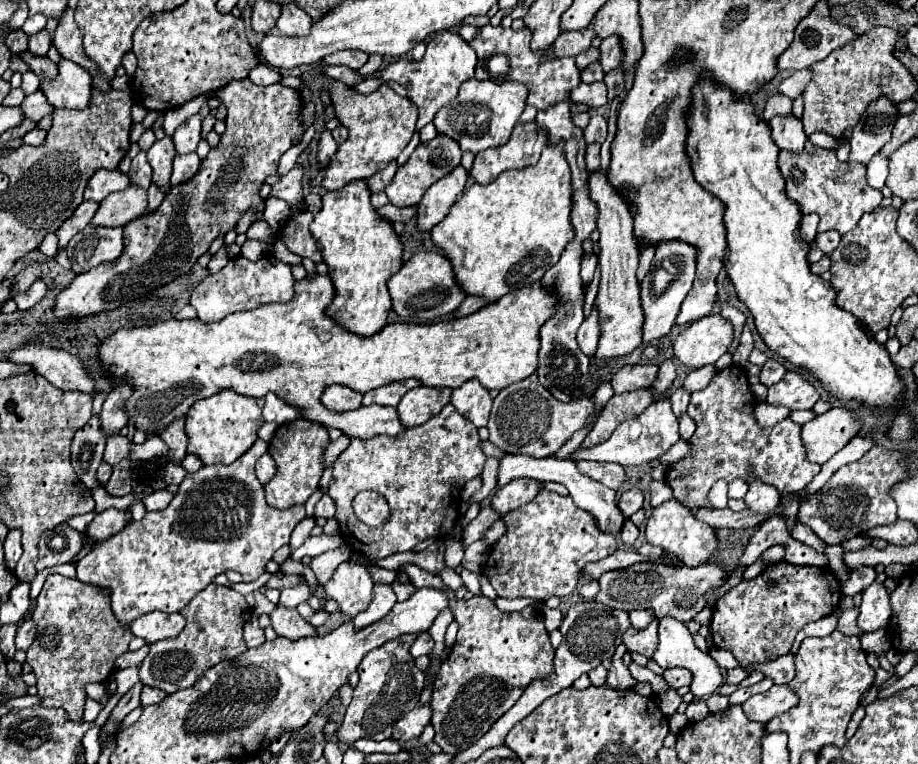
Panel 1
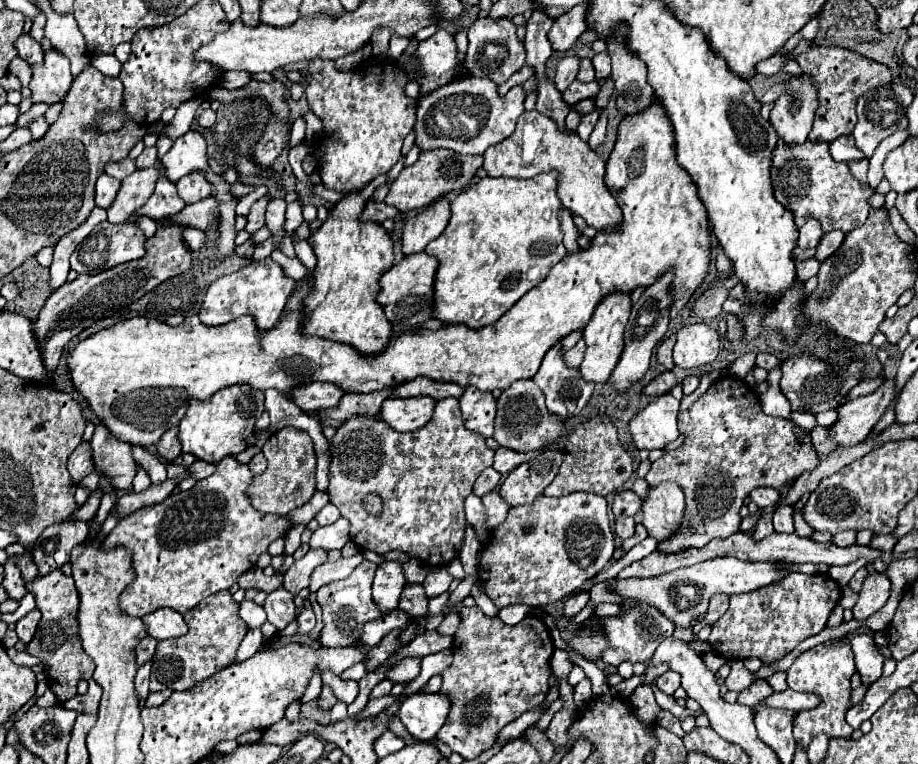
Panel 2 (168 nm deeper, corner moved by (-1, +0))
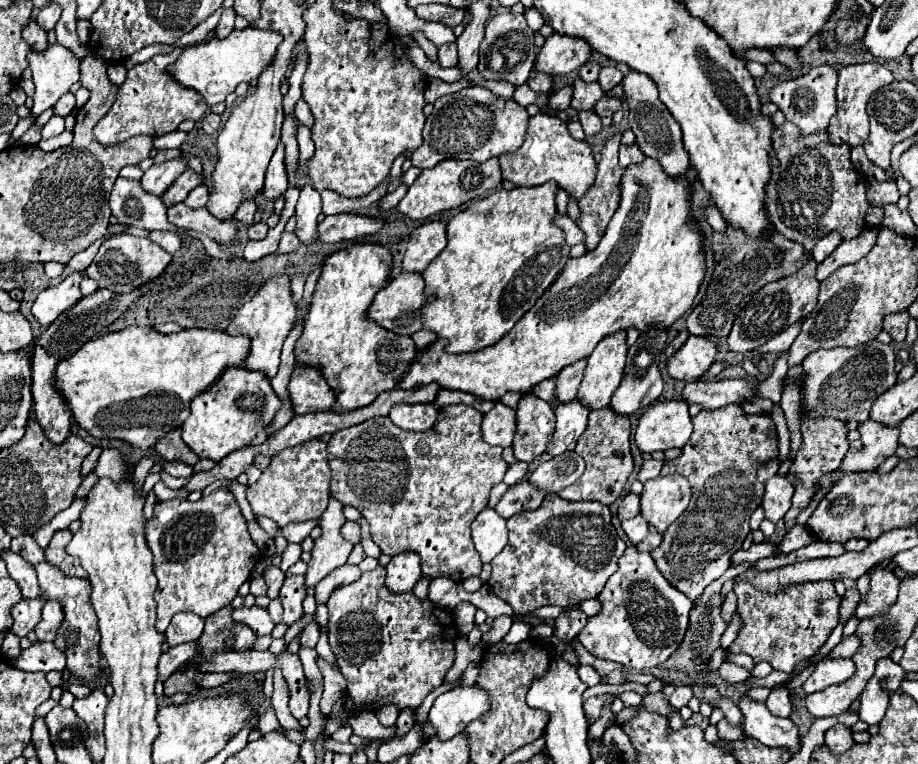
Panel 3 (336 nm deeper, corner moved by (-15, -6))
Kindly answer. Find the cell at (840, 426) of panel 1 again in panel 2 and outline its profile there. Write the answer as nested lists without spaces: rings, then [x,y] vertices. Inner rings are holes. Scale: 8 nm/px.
[[[886,379],[874,393],[870,395],[864,395],[864,397],[858,397],[854,401],[848,401],[844,403],[840,409],[836,409],[838,413],[838,421],[830,427],[814,427],[810,431],[810,437],[814,441],[814,447],[818,451],[818,455],[826,457],[830,455],[834,449],[838,447],[852,447],[852,445],[858,445],[862,439],[866,439],[872,431],[872,427],[876,425],[876,421],[882,417],[886,405],[894,399],[894,381],[892,379]]]

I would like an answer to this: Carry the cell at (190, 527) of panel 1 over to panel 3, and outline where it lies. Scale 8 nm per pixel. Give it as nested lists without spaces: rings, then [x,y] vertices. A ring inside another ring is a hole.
[[[226,489],[212,491],[210,495],[202,497],[202,499],[196,501],[196,503],[192,503],[192,501],[188,501],[188,499],[172,499],[172,501],[160,501],[160,503],[156,503],[156,507],[154,507],[154,517],[146,523],[146,541],[148,541],[150,551],[154,553],[154,573],[156,573],[156,579],[158,579],[158,587],[156,587],[156,631],[160,631],[160,633],[166,631],[172,615],[176,615],[176,613],[180,613],[180,611],[192,611],[192,613],[196,613],[198,617],[208,617],[208,615],[220,611],[222,607],[226,607],[226,605],[238,595],[238,587],[240,587],[244,581],[250,579],[250,569],[262,559],[260,549],[258,549],[258,547],[252,543],[252,539],[250,539],[248,525],[246,525],[242,513],[240,513],[240,507],[238,507],[234,495],[232,495],[230,491],[226,491]]]

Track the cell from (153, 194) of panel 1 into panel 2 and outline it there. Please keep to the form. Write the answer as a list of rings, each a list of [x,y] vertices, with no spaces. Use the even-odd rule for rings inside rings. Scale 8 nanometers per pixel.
[[[140,215],[140,217],[136,217],[134,225],[136,225],[136,227],[140,227],[140,229],[144,231],[144,235],[146,235],[146,237],[152,237],[152,235],[156,233],[158,221],[154,221],[154,219],[150,219],[150,217],[144,217],[144,215]]]

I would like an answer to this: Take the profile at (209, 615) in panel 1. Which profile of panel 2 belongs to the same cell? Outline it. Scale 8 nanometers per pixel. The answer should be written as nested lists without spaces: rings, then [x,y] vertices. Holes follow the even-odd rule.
[[[224,589],[206,597],[194,609],[184,613],[188,633],[170,641],[162,641],[156,647],[150,675],[150,691],[162,691],[164,687],[172,691],[186,691],[192,689],[196,683],[208,679],[212,673],[234,663],[238,645],[248,631],[248,625],[240,619],[238,611],[240,605],[232,599],[232,593]]]

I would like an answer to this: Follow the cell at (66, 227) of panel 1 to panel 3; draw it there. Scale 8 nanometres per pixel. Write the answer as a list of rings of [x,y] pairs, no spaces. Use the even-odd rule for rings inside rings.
[[[72,273],[66,281],[62,281],[54,289],[44,289],[38,293],[34,305],[32,305],[32,315],[40,323],[40,327],[50,327],[54,319],[58,319],[62,313],[72,309],[80,299],[82,293],[78,289],[82,281],[80,273]]]

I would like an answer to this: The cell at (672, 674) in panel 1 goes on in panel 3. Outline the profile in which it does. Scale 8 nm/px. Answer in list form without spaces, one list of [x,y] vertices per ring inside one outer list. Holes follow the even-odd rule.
[[[682,685],[682,687],[676,687],[676,691],[670,695],[670,705],[680,709],[684,705],[688,705],[688,701],[692,699],[692,687],[688,685]]]

